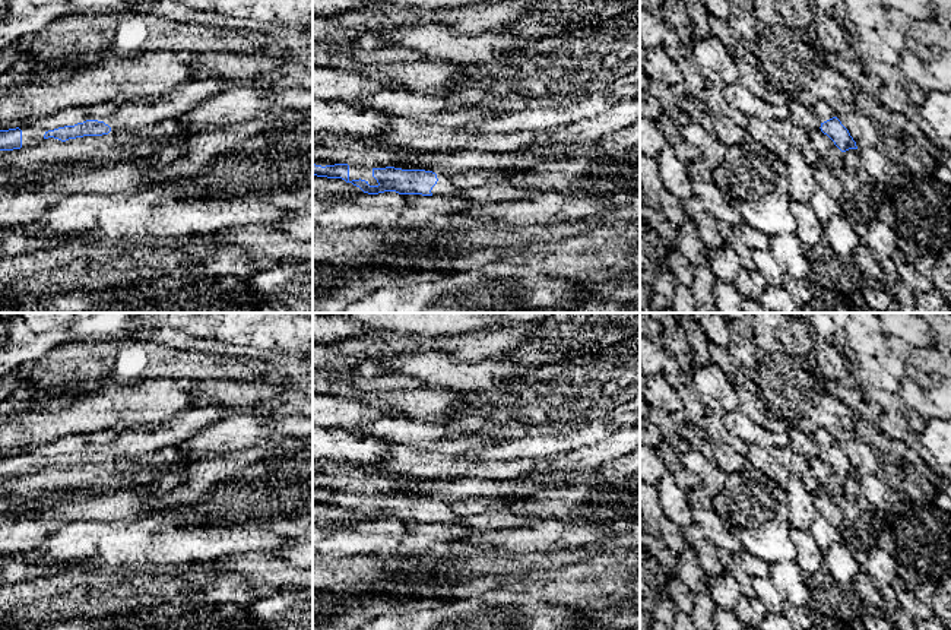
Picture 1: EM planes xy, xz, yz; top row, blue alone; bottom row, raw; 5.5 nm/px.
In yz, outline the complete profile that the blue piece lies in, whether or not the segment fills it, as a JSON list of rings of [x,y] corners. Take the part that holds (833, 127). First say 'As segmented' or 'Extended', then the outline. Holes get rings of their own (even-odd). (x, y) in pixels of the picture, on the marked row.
Extended. [[[818,101],[814,105],[814,110],[821,120],[821,132],[827,134],[841,152],[858,149],[856,142],[850,136],[849,130],[837,118],[839,114],[834,110],[831,110],[822,101]]]

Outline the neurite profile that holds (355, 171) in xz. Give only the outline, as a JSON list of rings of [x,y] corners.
[[[349,164],[349,181],[365,180],[370,186],[378,186],[377,180],[373,177],[373,170],[364,165]]]

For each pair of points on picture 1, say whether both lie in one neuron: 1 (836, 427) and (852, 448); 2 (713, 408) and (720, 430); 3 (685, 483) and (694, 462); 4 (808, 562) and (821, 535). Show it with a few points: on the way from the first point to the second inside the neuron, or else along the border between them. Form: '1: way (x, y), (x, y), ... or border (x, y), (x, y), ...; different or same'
1: border (855, 437), (839, 442); different
2: way (713, 414), (715, 424); same
3: border (680, 453), (680, 461), (701, 484); different
4: border (808, 529), (824, 564); different

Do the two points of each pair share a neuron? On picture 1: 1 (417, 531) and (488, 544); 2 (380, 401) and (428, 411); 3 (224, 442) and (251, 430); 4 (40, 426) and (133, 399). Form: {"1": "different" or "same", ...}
{"1": "different", "2": "same", "3": "same", "4": "same"}

